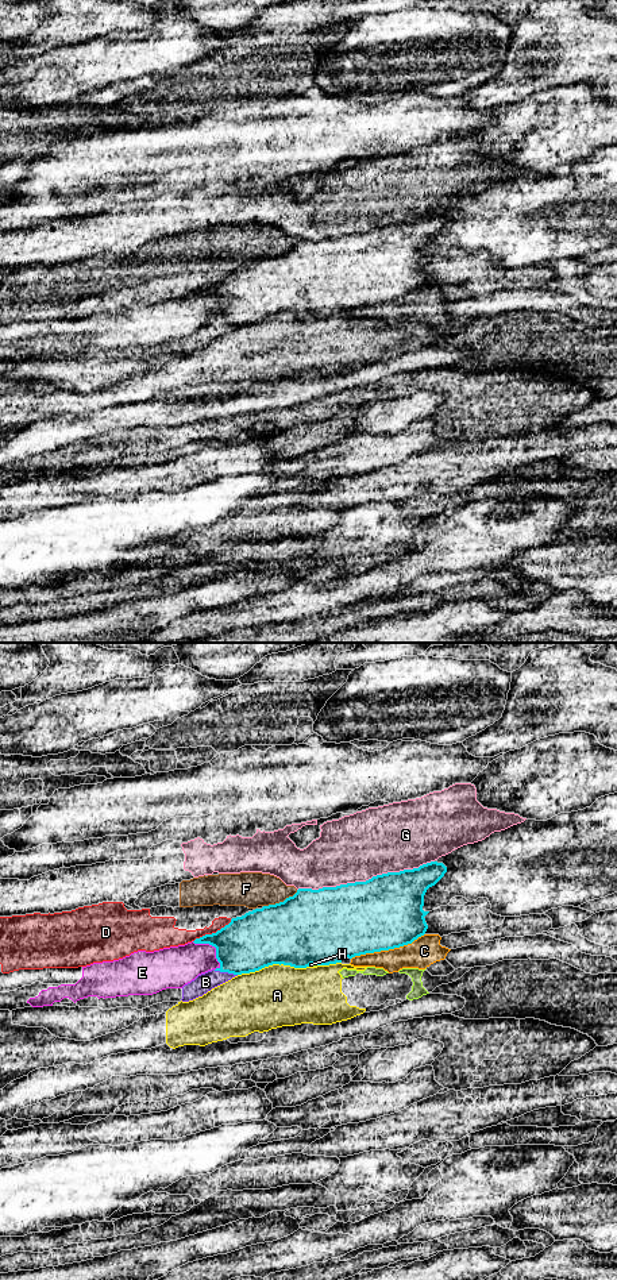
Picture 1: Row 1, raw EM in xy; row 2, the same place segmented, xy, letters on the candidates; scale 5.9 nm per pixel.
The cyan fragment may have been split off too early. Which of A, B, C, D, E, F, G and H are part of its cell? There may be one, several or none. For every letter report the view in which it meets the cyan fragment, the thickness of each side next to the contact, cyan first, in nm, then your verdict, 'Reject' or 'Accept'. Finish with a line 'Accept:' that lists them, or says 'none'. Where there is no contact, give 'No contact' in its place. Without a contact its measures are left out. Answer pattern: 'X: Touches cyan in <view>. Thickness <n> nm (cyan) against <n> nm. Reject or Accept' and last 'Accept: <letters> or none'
A: Touches cyan in xy. Thickness 420 nm (cyan) against 360 nm. Reject
B: Touches cyan in xy. Thickness 340 nm (cyan) against 110 nm. Reject
C: Touches cyan in xy. Thickness 440 nm (cyan) against 170 nm. Reject
D: Touches cyan in xy. Thickness 340 nm (cyan) against 120 nm. Reject
E: Touches cyan in xy. Thickness 340 nm (cyan) against 240 nm. Reject
F: Touches cyan in xy. Thickness 440 nm (cyan) against 200 nm. Reject
G: Touches cyan in xy. Thickness 440 nm (cyan) against 400 nm. Reject
H: Touches cyan in xy. Thickness 460 nm (cyan) against 20 nm. Reject
Accept: none

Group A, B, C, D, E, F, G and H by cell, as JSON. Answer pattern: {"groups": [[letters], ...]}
{"groups": [["A", "H"], ["B"], ["C"], ["D"], ["E"], ["F"], ["G"]]}

